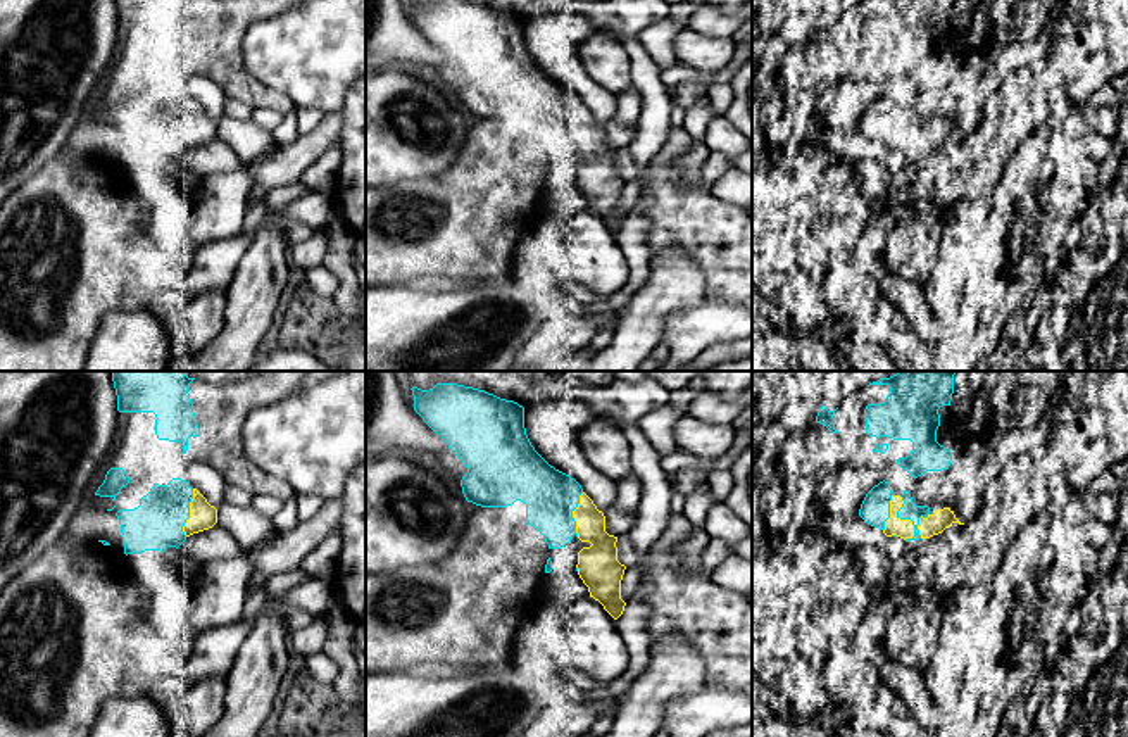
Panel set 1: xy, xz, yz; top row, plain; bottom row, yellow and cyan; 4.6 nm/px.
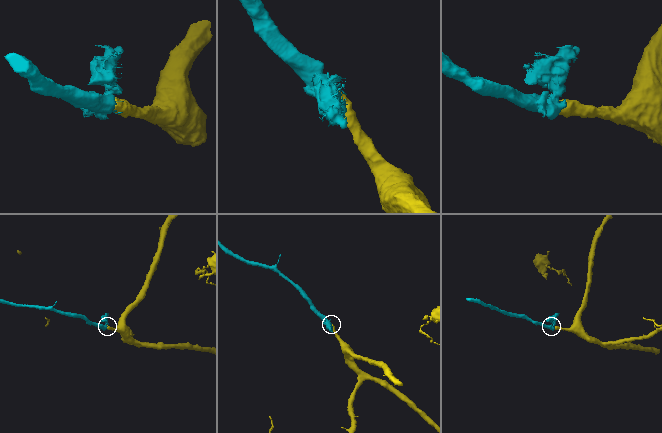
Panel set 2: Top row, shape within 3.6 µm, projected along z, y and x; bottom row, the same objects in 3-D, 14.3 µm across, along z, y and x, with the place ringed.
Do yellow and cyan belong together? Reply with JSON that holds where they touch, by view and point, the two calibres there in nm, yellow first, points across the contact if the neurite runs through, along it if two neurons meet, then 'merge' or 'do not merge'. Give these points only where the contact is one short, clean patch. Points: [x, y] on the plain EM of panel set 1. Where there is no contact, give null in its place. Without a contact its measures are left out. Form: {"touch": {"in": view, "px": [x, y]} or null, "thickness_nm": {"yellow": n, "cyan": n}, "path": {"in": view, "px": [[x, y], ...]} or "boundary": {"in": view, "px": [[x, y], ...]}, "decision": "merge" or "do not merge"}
{"touch": {"in": "yz", "px": [902, 133]}, "thickness_nm": {"yellow": 90, "cyan": 80}, "decision": "merge"}

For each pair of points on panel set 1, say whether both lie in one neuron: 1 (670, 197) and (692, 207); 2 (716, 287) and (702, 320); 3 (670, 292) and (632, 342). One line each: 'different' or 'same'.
1: same
2: different
3: same

